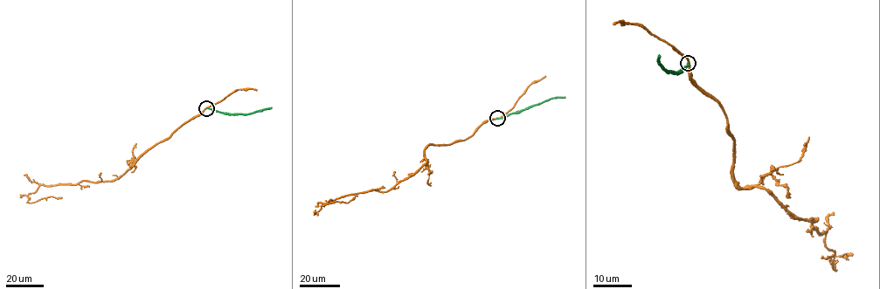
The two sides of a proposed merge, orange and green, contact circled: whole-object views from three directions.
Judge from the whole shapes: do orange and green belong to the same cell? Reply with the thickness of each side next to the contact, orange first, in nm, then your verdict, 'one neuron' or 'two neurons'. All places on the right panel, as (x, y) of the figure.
360/360 nm | two neurons

